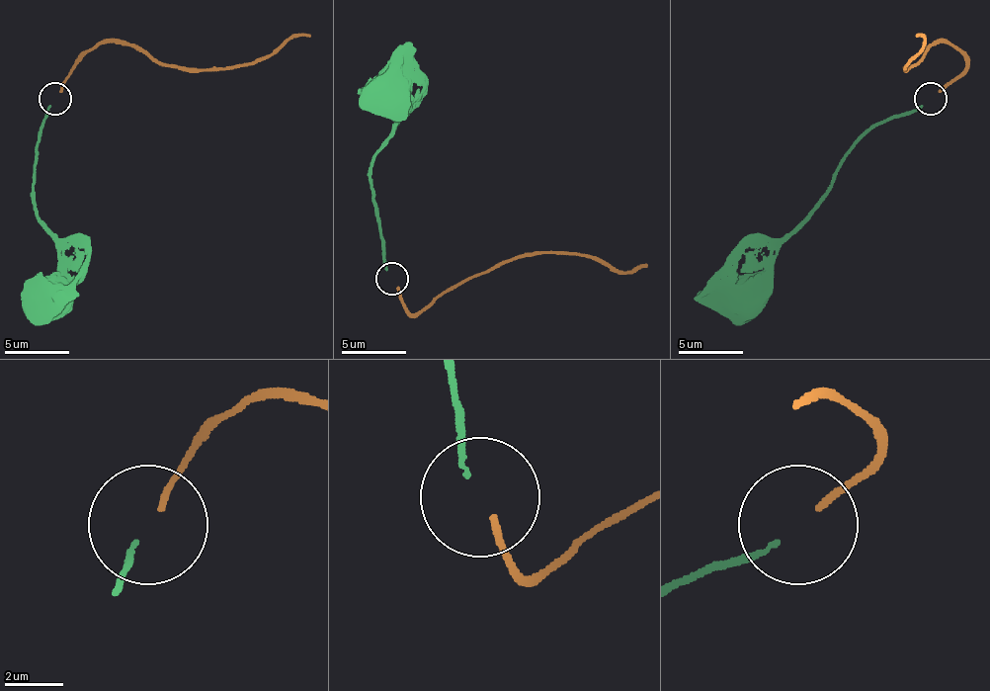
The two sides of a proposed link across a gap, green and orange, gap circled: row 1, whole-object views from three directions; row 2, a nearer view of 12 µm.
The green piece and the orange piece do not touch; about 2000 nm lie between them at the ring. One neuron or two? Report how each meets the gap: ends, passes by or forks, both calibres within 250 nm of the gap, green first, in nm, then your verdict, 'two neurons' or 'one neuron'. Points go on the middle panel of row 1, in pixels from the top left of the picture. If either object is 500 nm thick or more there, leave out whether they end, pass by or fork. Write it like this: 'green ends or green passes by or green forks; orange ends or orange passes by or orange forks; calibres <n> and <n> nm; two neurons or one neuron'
green ends; orange ends; calibres 150 and 240 nm; two neurons

